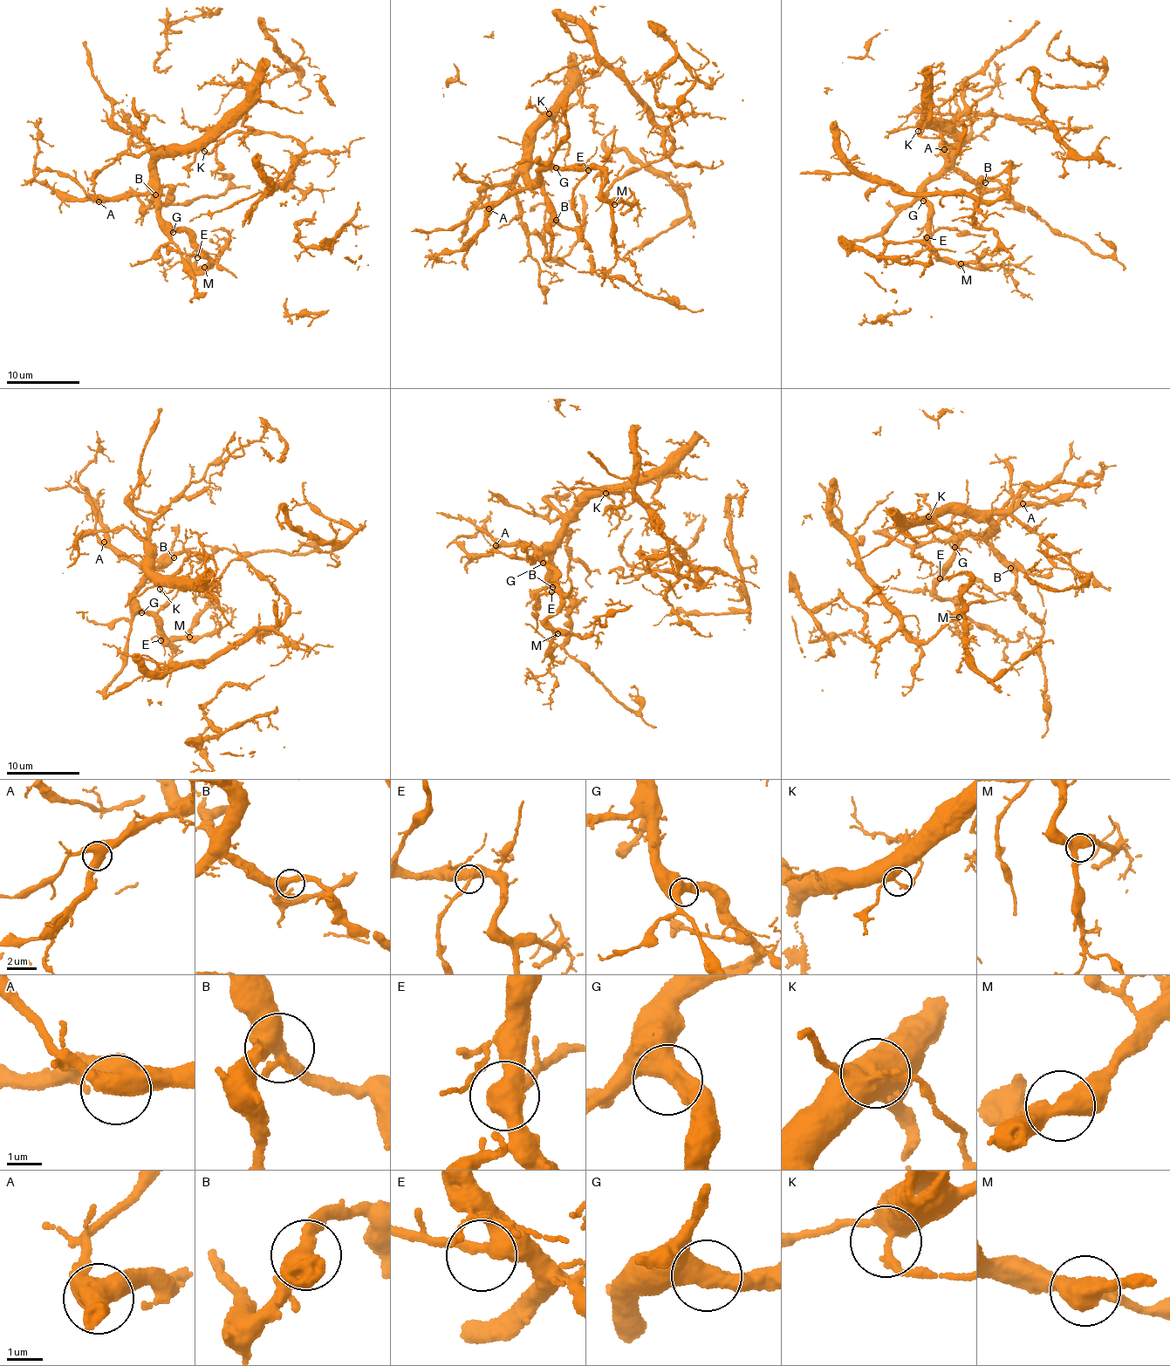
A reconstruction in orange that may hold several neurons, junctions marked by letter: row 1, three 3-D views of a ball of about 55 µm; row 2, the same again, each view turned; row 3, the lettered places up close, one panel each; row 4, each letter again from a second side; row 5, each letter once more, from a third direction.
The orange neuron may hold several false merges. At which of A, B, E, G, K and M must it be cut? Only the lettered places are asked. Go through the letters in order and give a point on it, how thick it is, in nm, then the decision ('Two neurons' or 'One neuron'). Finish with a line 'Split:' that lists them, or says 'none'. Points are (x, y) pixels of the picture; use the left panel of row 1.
A: Place: (99, 201). Thickness 500 nm. One neuron
B: Place: (155, 194). Thickness 440 nm. One neuron
E: Place: (197, 257). Thickness 360 nm. One neuron
G: Place: (173, 232). Thickness 600 nm. One neuron
K: Place: (204, 151). Thickness 360 nm. One neuron
M: Place: (204, 267). Thickness 480 nm. One neuron
Split: none

